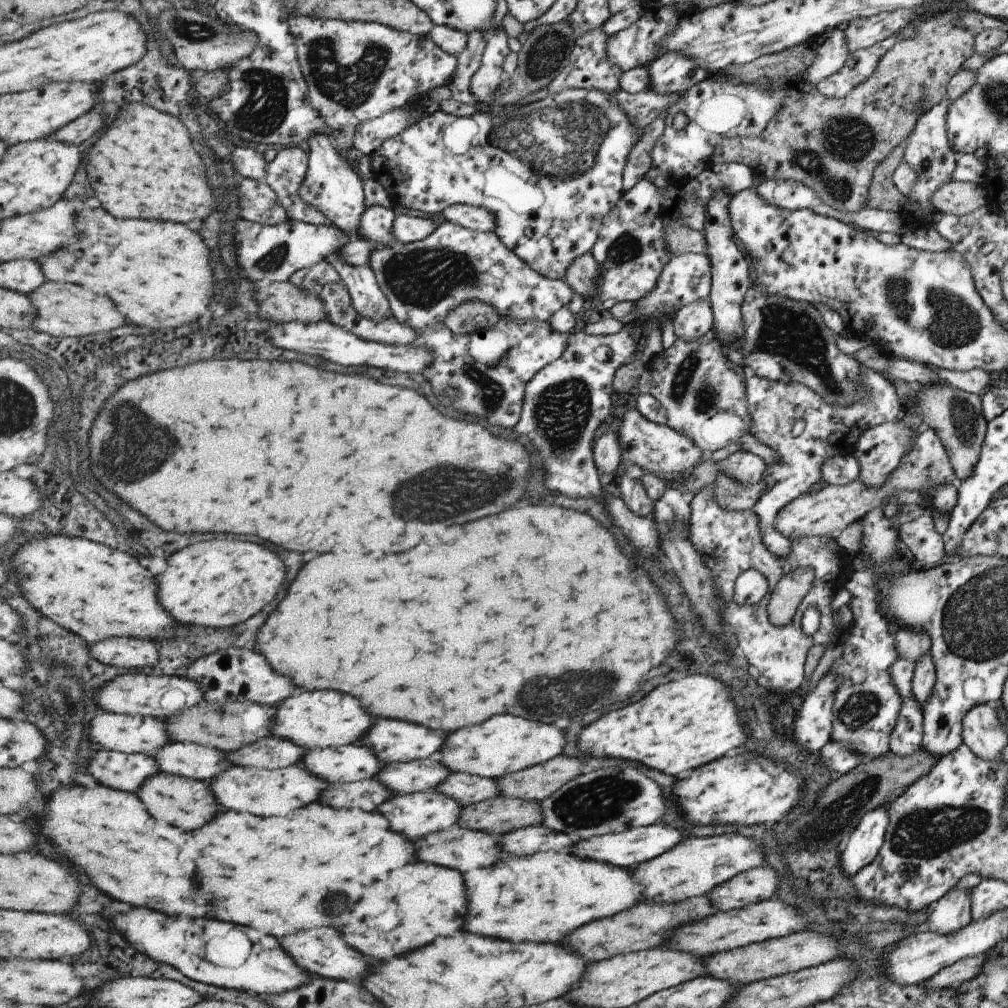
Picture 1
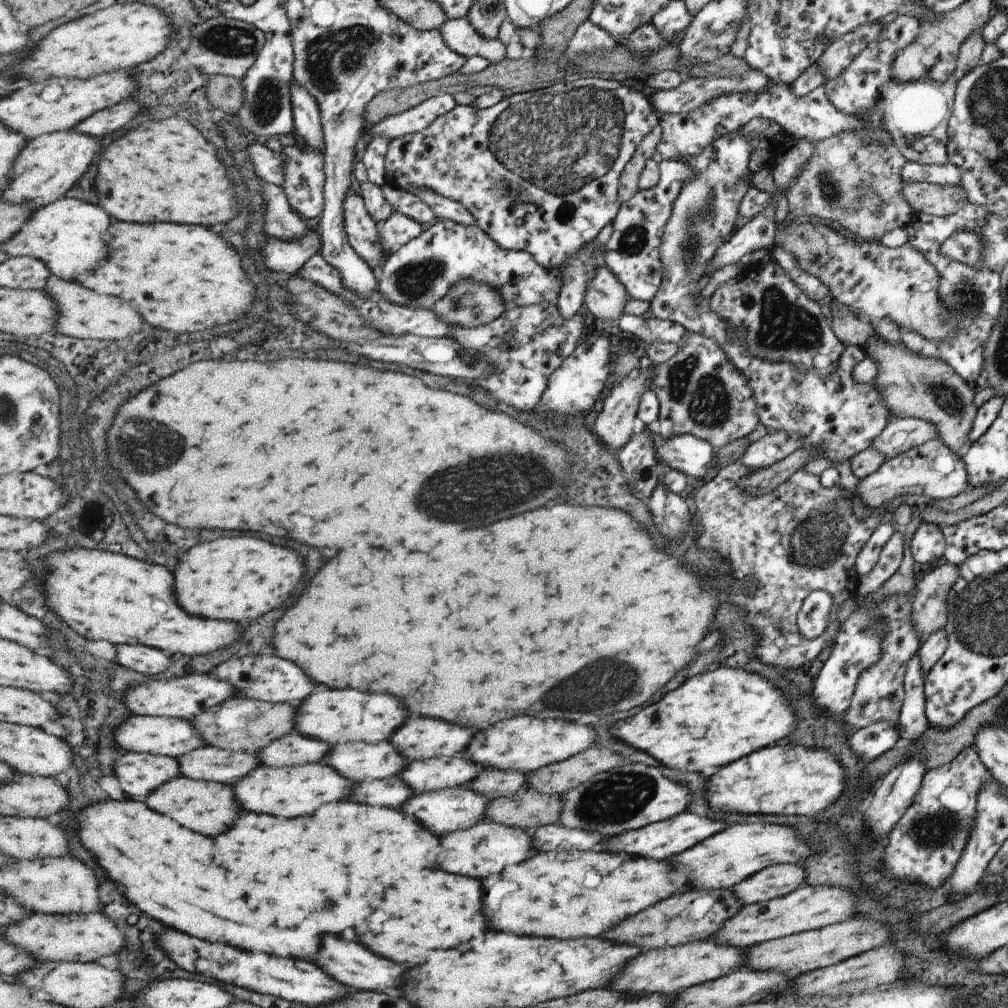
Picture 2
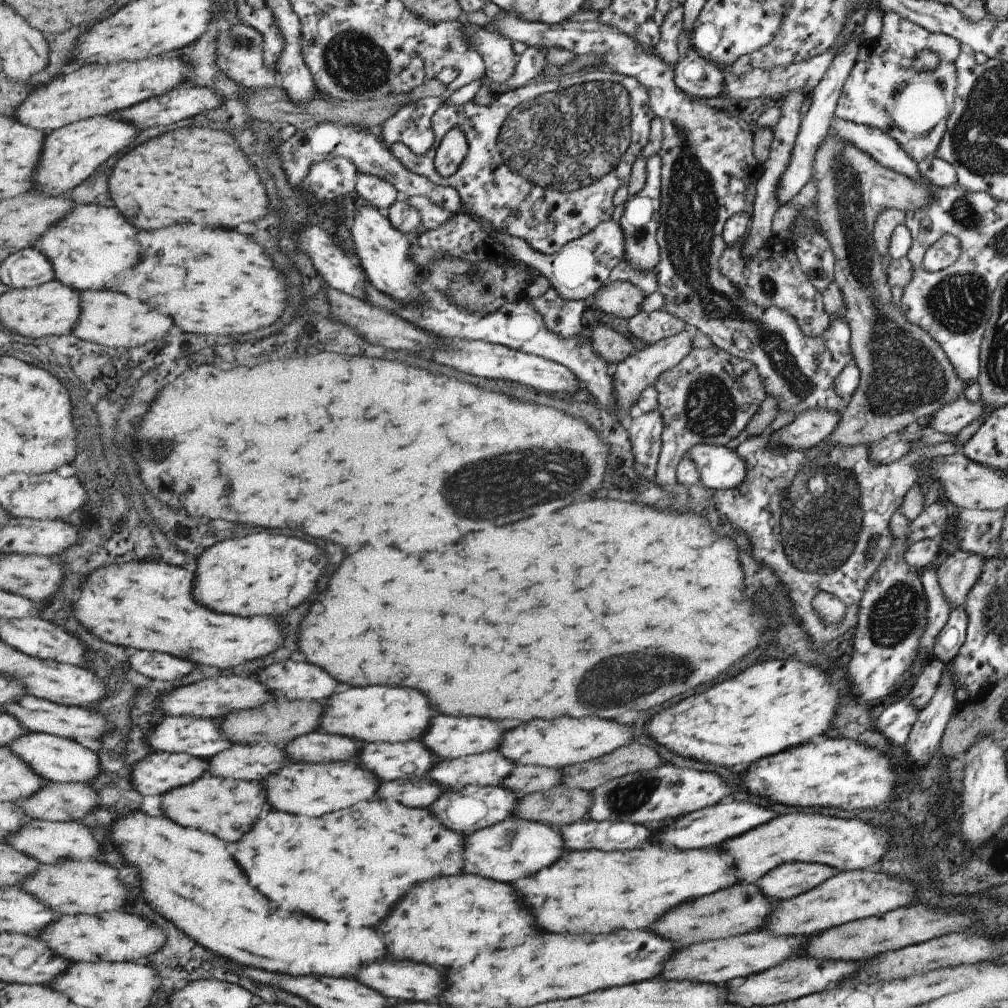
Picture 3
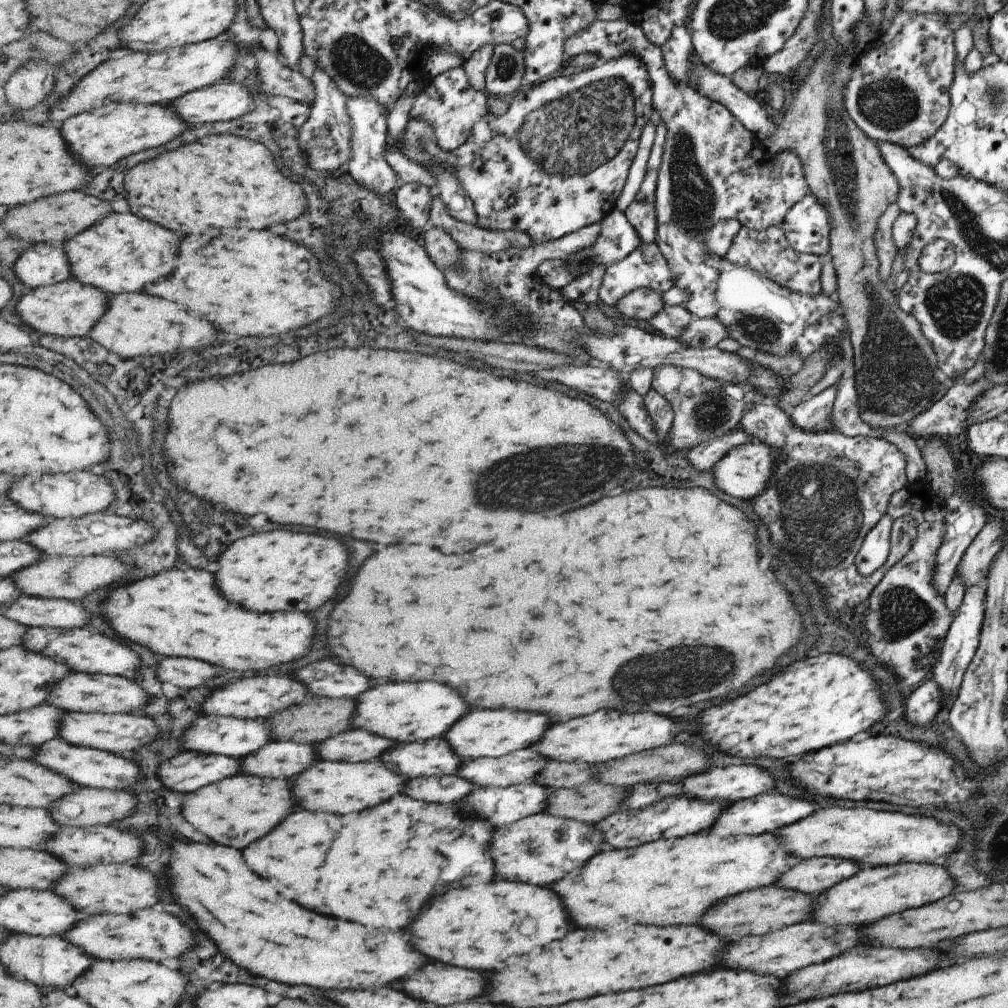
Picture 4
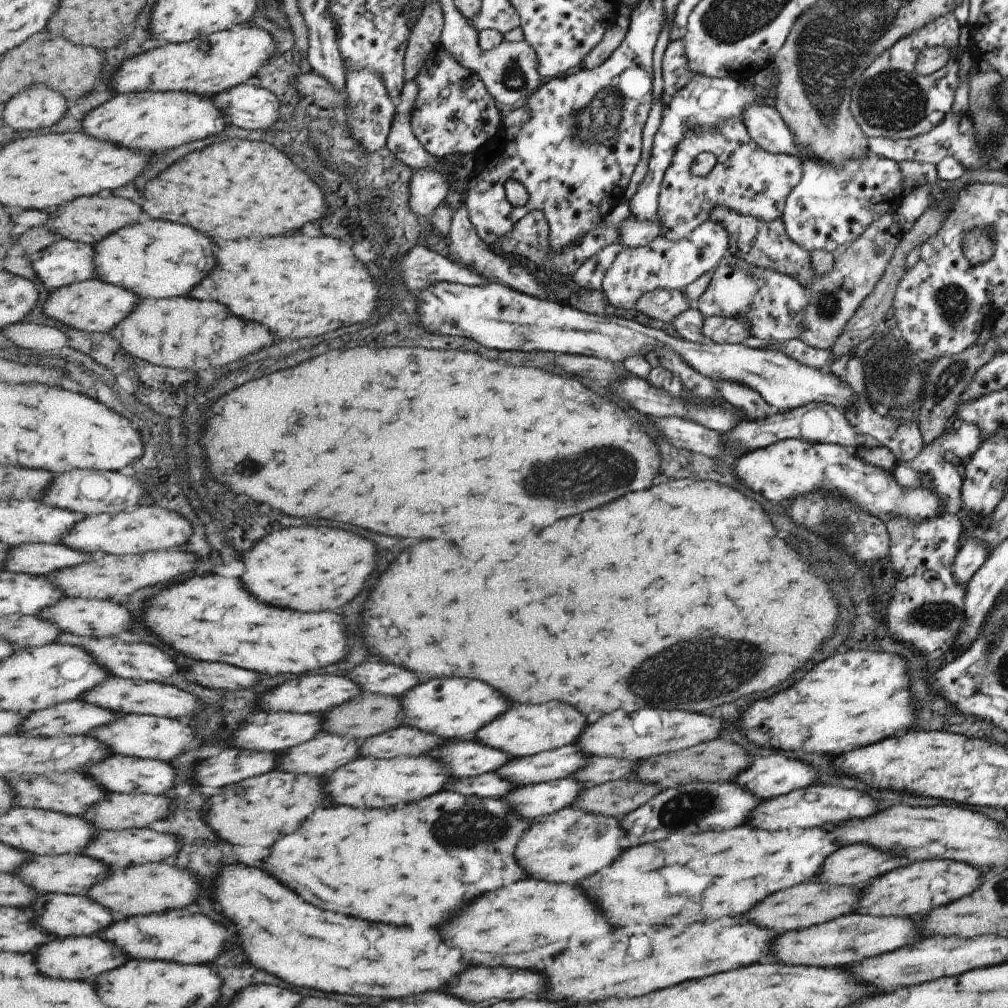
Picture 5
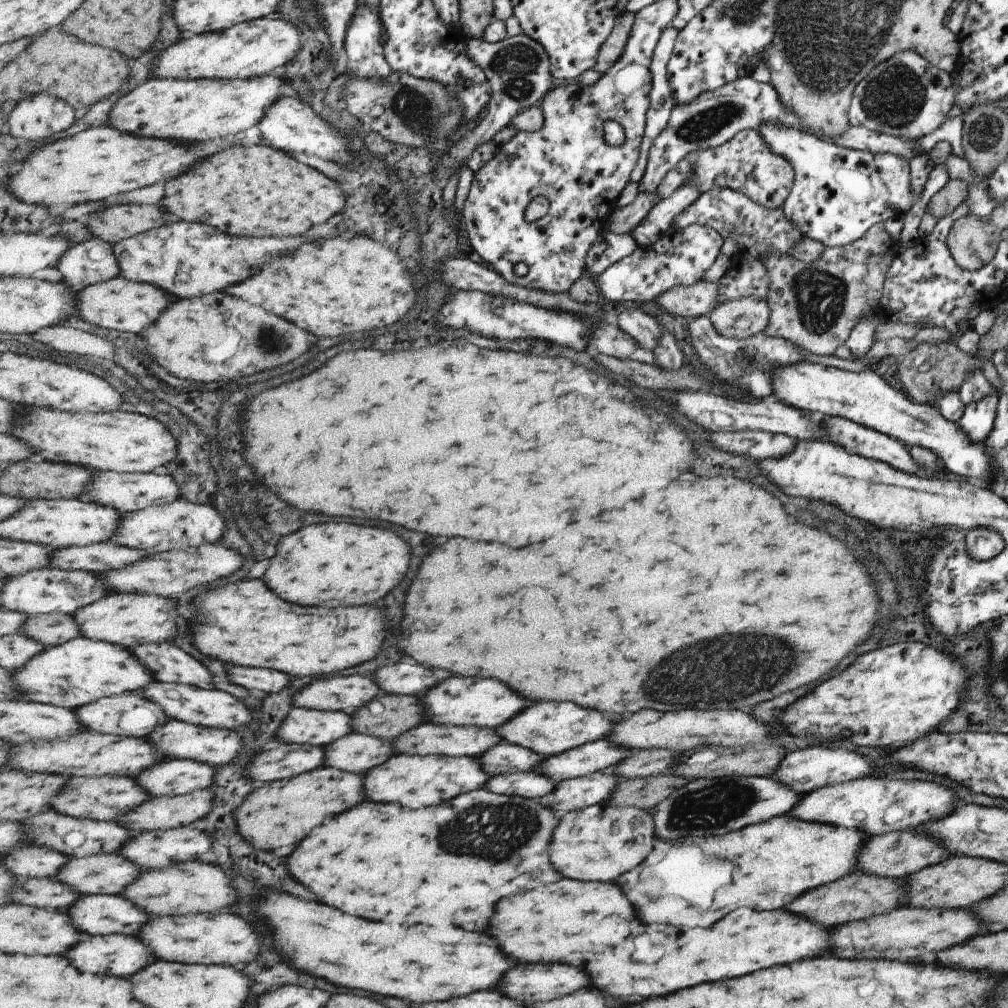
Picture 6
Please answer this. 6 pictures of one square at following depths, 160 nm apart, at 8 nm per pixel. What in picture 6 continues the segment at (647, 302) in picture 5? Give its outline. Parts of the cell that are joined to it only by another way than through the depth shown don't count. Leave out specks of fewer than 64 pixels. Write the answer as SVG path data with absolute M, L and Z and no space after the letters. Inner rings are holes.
M697 281L686 287L675 287L656 298L656 304L668 314L692 316L711 312L717 304L717 282Z

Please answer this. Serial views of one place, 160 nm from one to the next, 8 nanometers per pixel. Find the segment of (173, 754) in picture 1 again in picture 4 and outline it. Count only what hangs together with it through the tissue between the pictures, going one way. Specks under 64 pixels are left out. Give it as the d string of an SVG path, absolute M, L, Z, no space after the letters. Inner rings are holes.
M271 740L262 749L240 759L240 772L254 777L293 779L319 759L317 746Z

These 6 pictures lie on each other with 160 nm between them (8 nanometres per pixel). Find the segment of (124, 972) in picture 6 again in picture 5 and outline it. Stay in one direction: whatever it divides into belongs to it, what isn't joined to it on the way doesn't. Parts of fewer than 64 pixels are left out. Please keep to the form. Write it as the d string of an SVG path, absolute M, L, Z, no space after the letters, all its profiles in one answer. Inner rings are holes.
M99 935L75 936L69 938L57 938L43 948L35 950L35 958L39 964L39 970L45 976L51 978L65 978L65 980L95 980L99 974L111 972L113 968L125 964L130 958L110 942L105 942Z

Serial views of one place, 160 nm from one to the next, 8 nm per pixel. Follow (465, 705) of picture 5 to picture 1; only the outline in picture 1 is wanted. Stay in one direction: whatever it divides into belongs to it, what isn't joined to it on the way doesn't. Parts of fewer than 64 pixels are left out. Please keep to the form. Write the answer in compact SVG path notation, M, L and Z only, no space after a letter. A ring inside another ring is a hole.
M335 690L295 694L275 708L273 736L291 741L307 751L353 744L373 729L373 718L363 710L359 700Z

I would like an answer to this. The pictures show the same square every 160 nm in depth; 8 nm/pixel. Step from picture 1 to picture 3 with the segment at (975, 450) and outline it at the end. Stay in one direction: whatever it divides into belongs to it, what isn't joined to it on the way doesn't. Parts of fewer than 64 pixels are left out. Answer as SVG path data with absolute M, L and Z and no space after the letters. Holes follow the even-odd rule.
M827 134L817 149L810 179L816 180L815 209L819 232L827 239L835 257L834 283L841 289L844 306L841 318L850 328L850 351L860 377L857 388L852 392L848 405L839 415L838 423L820 443L823 449L854 447L869 442L876 443L900 430L911 428L925 420L946 404L963 396L966 382L956 374L941 347L918 326L907 322L903 313L891 306L890 288L884 279L885 260L877 252L872 240L871 229L875 217L887 207L905 213L928 207L932 201L930 188L909 176L893 169L879 166L867 153L852 144L841 142Z

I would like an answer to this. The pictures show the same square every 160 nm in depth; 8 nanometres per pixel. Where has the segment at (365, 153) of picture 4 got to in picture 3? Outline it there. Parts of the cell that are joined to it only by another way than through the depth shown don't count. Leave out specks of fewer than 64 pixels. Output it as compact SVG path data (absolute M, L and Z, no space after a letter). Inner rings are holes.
M358 173L354 193L367 204L379 208L390 208L402 195L386 180L367 173Z

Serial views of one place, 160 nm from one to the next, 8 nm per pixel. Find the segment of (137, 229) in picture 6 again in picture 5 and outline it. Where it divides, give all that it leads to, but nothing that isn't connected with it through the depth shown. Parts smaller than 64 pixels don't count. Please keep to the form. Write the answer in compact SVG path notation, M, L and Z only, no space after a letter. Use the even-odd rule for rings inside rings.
M113 194L81 197L58 206L52 212L49 211L49 214L50 219L45 226L55 235L60 236L61 239L90 245L98 244L100 240L121 230L123 227L148 219L139 204Z

